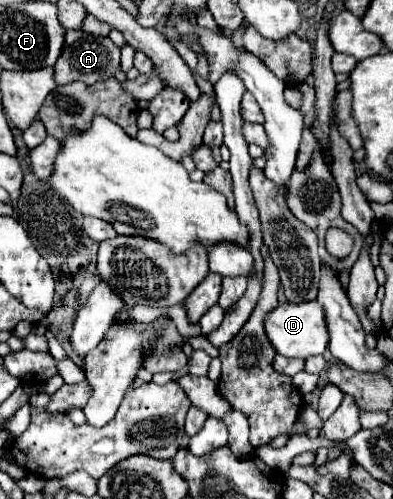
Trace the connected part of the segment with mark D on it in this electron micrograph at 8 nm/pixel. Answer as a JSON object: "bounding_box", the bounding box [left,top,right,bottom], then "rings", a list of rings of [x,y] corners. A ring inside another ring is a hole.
{"bounding_box":[265,300,329,358],"rings":[[[317,300],[313,302],[301,302],[301,304],[279,304],[265,320],[267,336],[277,350],[277,354],[283,354],[287,358],[309,358],[315,354],[323,354],[329,344],[329,332],[325,328],[325,312],[319,306]]]}

